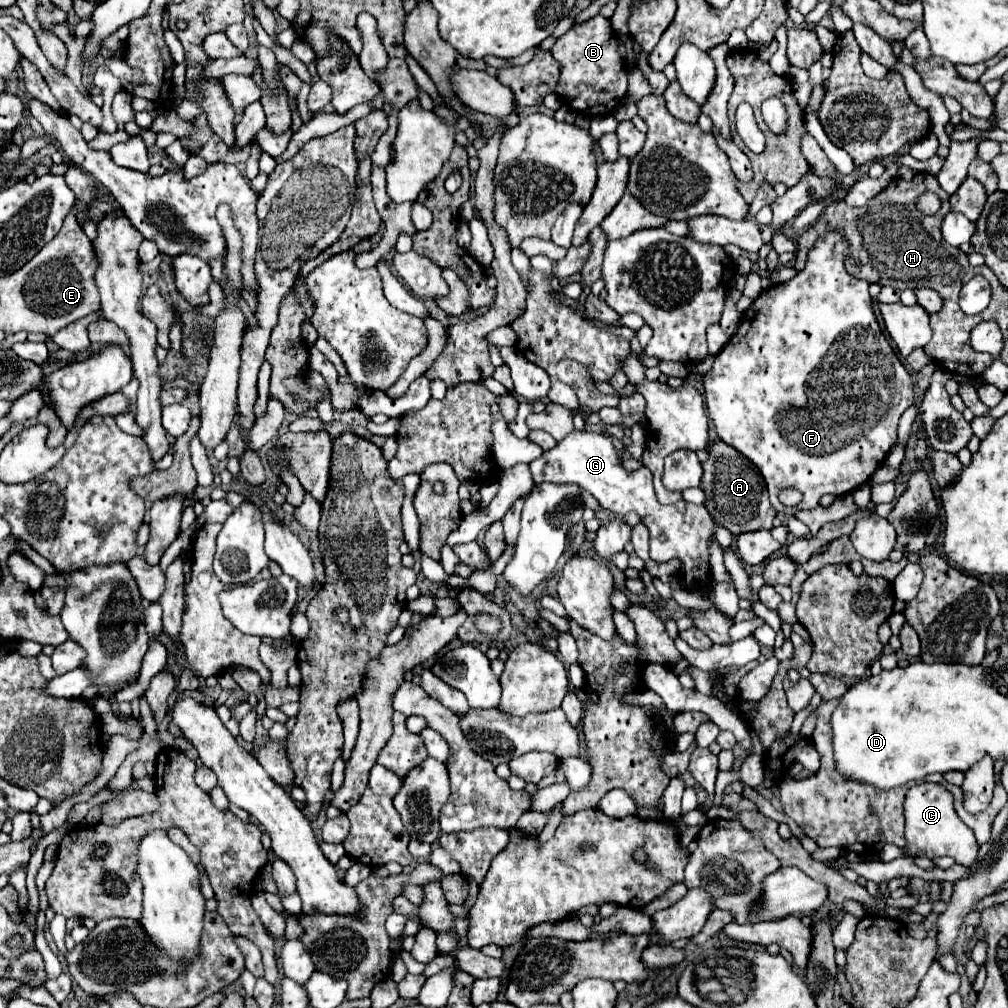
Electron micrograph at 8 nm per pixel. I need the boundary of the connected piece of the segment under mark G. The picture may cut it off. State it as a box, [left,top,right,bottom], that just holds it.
[529,432,715,590]

